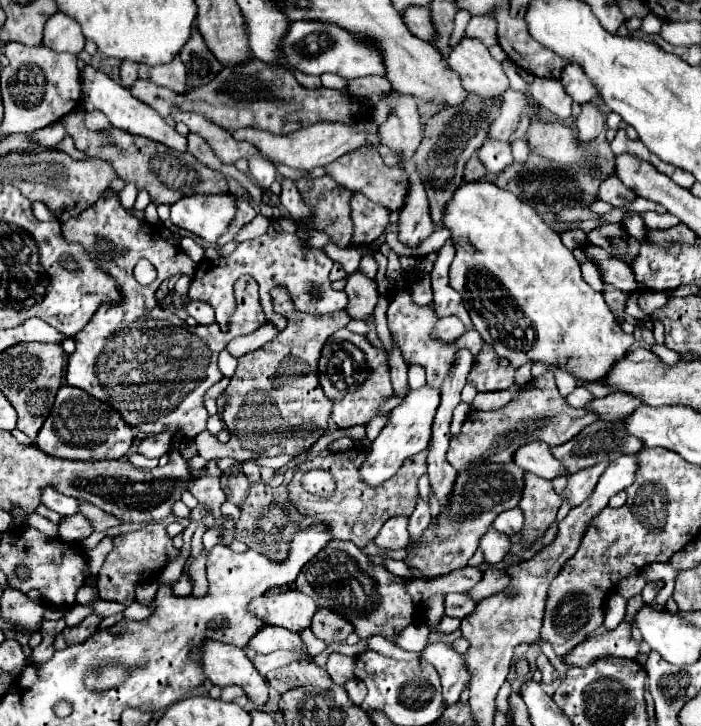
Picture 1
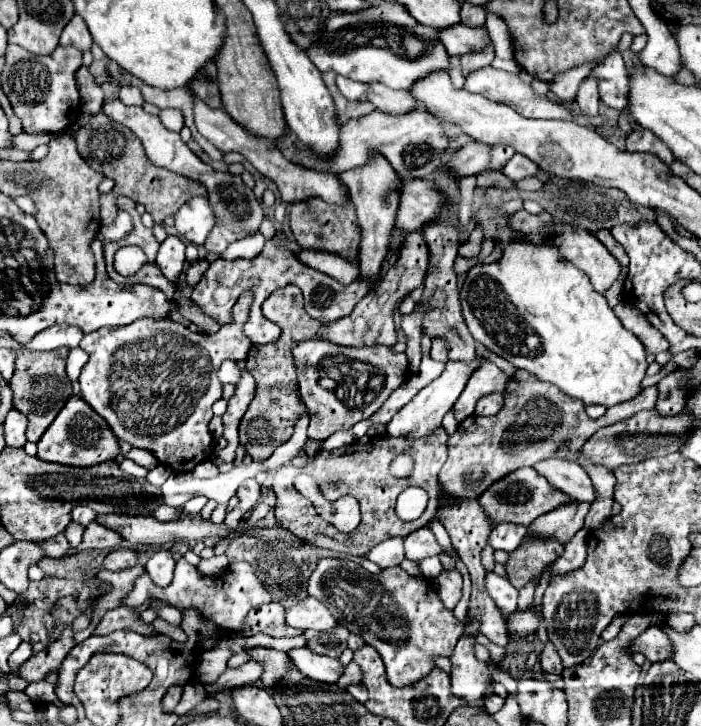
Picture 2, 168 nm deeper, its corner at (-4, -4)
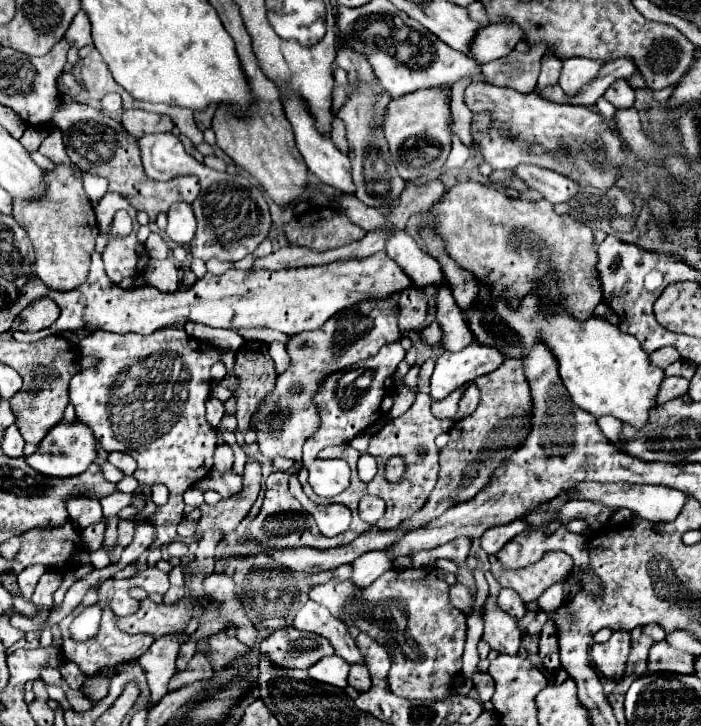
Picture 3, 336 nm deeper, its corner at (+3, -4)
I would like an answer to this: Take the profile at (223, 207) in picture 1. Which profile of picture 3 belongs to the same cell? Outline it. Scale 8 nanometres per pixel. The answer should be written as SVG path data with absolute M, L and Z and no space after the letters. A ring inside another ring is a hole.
M186 202L172 204L168 210L168 226L166 234L170 240L174 240L180 246L188 246L196 232L196 218L192 212L192 206Z

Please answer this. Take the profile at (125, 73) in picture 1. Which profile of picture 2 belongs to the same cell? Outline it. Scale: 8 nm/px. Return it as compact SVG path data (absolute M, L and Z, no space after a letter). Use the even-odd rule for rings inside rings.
M123 86L123 88L119 90L119 100L121 100L123 104L127 104L127 106L143 106L143 96L141 96L141 92L139 92L137 88L133 88L133 86Z

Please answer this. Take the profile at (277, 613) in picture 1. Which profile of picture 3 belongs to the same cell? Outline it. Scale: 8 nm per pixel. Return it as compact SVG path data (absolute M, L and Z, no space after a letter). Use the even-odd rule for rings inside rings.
M308 600L300 608L300 612L296 614L292 626L296 630L314 632L314 634L320 634L320 636L328 638L338 656L342 656L350 664L354 664L354 662L362 664L362 656L356 648L356 642L350 638L346 624L342 624L342 620L332 616L324 606Z

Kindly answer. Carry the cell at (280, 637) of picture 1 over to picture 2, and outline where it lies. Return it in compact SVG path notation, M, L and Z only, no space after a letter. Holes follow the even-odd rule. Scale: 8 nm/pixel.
M295 648L289 652L291 662L307 676L317 682L335 684L341 678L341 672L345 672L345 666L329 656L311 654L307 648Z

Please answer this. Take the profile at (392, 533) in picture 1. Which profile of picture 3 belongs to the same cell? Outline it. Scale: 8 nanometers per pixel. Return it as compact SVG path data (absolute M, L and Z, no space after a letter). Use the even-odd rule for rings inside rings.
M384 548L384 550L366 552L358 560L354 560L352 564L354 564L354 574L352 574L350 580L362 588L366 584L372 584L384 572L392 570L394 568L394 558L390 556L388 548Z

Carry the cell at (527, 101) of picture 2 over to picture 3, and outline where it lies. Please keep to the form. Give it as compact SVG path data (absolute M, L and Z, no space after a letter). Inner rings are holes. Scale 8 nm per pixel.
M472 82L464 92L464 102L472 112L490 110L494 116L494 126L484 134L472 134L474 140L480 142L484 150L484 158L490 162L494 170L512 170L518 164L534 164L546 166L550 170L562 172L572 180L586 180L596 188L608 188L620 176L620 166L626 160L622 152L622 144L616 134L610 130L608 122L588 106L572 106L572 104L558 104L546 100L536 92L522 94L514 88L486 84L486 82ZM528 142L540 142L544 148L552 150L558 144L564 144L570 152L568 160L556 160L550 156L530 156L526 154Z

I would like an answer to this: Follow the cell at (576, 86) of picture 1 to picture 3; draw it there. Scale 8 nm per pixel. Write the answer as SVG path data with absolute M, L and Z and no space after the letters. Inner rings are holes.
M616 80L604 94L604 98L614 104L616 108L632 108L634 104L634 90L628 86L626 80Z

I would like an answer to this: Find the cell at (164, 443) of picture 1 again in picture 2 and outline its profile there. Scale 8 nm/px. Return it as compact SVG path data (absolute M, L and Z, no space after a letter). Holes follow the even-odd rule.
M133 448L133 450L129 450L125 454L125 458L133 460L135 464L139 464L139 466L143 466L147 470L153 470L157 466L157 460L155 460L155 456L149 450L137 450L137 448Z

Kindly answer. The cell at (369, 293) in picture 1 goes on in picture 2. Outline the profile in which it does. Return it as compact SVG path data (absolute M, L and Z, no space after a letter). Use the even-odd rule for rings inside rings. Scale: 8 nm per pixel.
M369 152L367 164L341 172L339 178L345 180L345 186L351 192L351 200L353 200L353 206L357 210L359 224L361 224L361 244L359 244L361 246L361 250L359 250L361 278L371 280L375 284L379 280L381 262L383 262L385 254L389 252L389 236L391 236L391 230L395 226L395 216L397 216L397 208L399 208L403 180L393 170L393 166L385 160L385 156L381 156L377 152Z

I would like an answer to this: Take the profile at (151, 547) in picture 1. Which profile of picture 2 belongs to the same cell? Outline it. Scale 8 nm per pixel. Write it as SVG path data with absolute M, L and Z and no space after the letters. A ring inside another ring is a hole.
M113 550L109 556L103 560L103 568L107 570L125 570L137 564L137 552L131 550Z

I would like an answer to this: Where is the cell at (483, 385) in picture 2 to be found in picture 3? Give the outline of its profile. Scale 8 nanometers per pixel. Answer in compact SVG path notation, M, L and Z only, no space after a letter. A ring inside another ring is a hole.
M466 384L458 390L454 390L450 396L446 396L446 400L440 400L440 402L432 402L432 412L434 416L438 418L454 418L456 412L458 412L458 404L460 404L460 398L464 396L466 392Z

